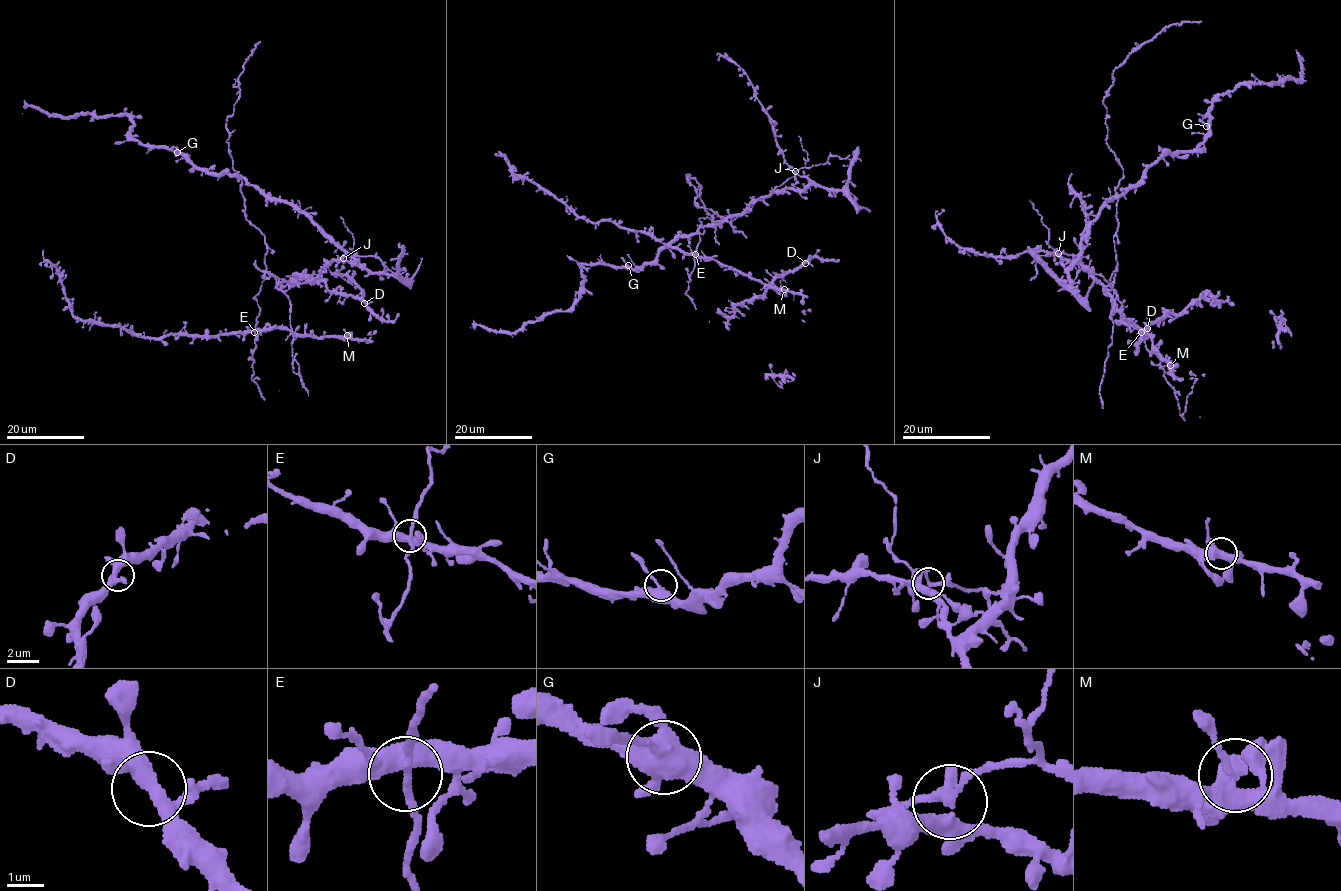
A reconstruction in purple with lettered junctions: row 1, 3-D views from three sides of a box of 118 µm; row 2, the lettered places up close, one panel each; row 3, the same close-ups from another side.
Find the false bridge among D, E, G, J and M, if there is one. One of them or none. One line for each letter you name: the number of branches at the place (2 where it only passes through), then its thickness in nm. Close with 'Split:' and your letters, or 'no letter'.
Split: no letter

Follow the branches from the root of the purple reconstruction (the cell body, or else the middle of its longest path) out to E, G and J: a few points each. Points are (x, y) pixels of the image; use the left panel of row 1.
E: (331, 260), (320, 274), (305, 277), (283, 291), (273, 276), (267, 277), (253, 298), (259, 309), (254, 331)
G: (331, 260), (358, 260), (335, 246), (300, 210), (268, 199), (236, 174), (194, 168), (177, 152)
J: (331, 260), (343, 258)

